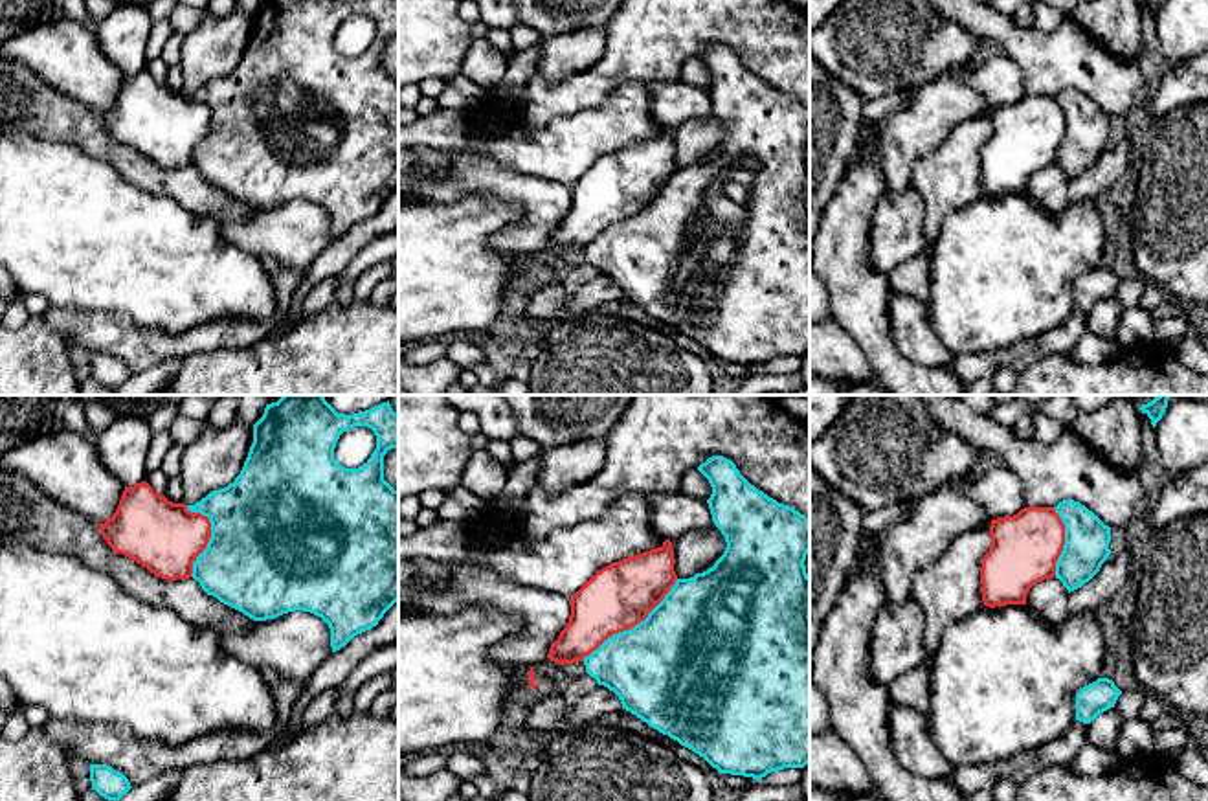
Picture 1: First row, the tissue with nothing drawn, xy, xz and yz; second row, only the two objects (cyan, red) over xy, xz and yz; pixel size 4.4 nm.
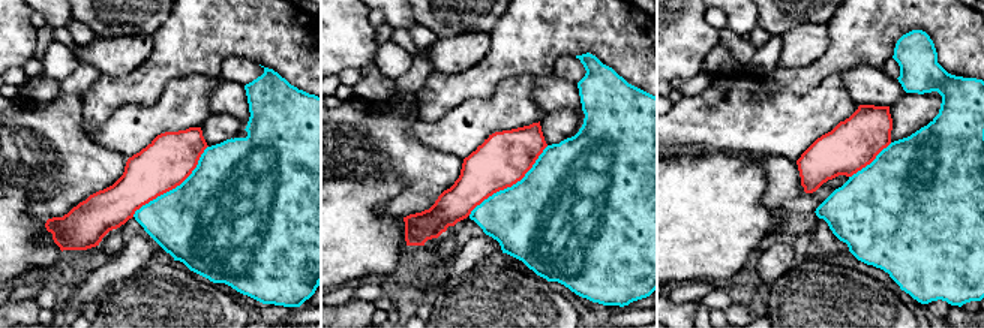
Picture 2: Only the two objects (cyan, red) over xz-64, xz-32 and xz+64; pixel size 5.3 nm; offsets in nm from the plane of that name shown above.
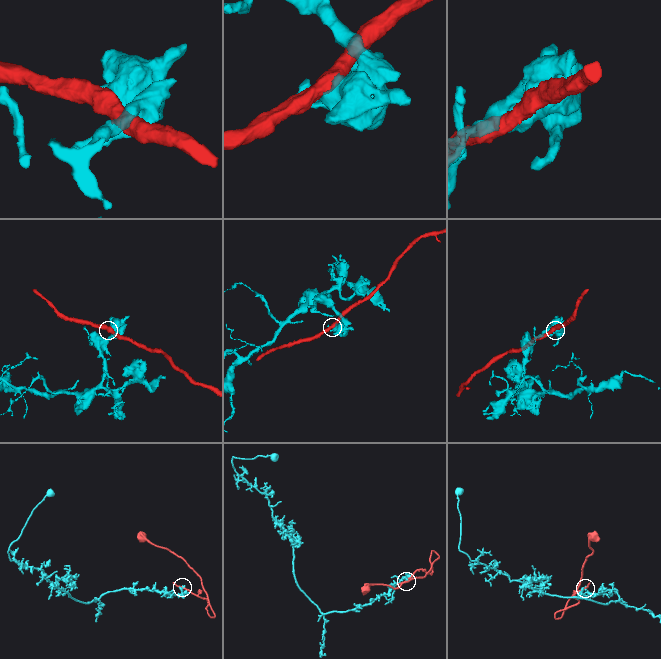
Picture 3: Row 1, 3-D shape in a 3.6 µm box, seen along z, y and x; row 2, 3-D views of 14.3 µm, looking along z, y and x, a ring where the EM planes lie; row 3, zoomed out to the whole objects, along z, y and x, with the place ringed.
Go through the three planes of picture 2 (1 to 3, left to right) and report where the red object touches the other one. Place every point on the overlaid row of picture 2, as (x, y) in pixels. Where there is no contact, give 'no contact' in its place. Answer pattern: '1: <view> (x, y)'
1: xz-64 (176, 187)
2: xz-32 (512, 186)
3: xz+64 (872, 162)

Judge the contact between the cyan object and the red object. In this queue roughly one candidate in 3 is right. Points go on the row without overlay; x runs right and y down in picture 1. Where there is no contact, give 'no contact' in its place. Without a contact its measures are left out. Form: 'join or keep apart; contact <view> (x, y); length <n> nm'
keep apart; contact xz (634, 215); length 550 nm

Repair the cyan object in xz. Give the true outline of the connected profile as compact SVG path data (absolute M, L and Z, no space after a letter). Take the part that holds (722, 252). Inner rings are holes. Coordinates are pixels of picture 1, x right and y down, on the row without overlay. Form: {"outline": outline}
{"outline": "M723 44L709 46L698 59L712 75L707 92L714 114L721 119L727 130L723 143L707 160L696 162L690 167L677 167L644 209L608 226L597 239L584 246L584 254L587 263L595 266L598 274L608 276L619 285L622 298L692 338L720 362L744 364L760 369L771 360L804 356L810 351L810 164L804 154L806 143L810 141L810 107L758 79L740 62L736 53Z"}

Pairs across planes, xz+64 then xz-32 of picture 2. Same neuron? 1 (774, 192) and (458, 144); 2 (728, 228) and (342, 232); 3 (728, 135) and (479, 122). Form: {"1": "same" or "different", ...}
{"1": "different", "2": "same", "3": "same"}

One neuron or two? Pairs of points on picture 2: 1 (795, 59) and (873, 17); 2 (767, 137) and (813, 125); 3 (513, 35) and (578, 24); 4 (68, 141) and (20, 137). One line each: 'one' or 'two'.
1: two
2: one
3: one
4: one

